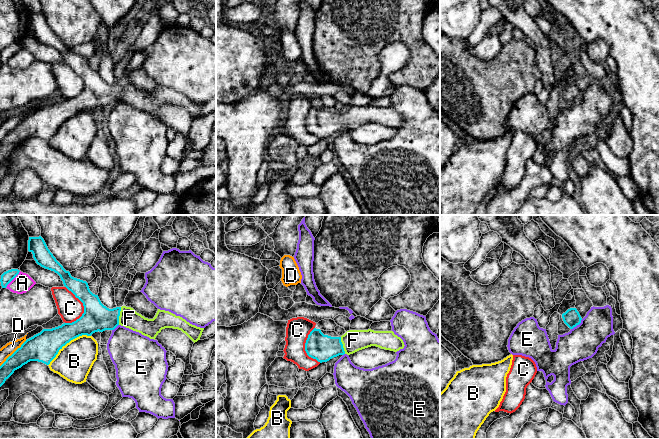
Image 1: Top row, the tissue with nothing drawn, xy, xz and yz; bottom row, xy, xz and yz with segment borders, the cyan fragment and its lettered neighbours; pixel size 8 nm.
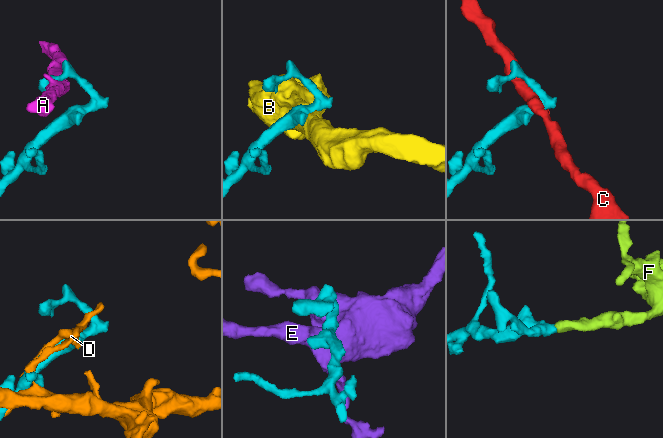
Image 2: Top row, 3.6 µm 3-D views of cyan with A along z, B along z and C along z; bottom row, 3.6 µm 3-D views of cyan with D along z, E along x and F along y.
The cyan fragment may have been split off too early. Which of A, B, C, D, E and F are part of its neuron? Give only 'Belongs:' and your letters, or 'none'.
Belongs: F

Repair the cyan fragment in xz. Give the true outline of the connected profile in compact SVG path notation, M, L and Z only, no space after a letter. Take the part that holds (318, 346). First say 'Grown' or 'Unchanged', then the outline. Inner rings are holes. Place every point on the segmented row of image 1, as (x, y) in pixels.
Grown. M314 328L306 340L305 351L309 357L322 363L371 346L397 352L405 345L393 331L349 330L341 337L331 337Z

